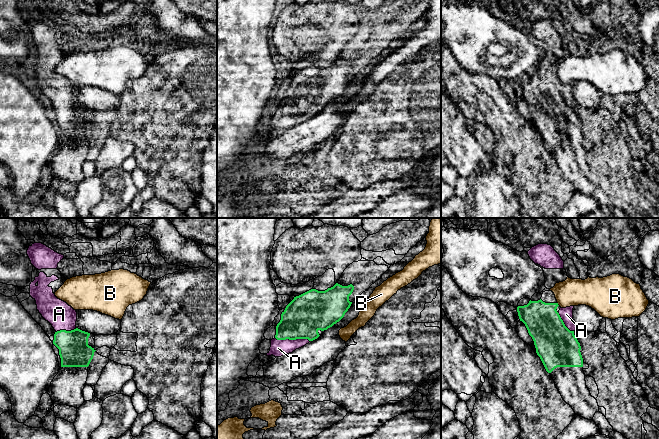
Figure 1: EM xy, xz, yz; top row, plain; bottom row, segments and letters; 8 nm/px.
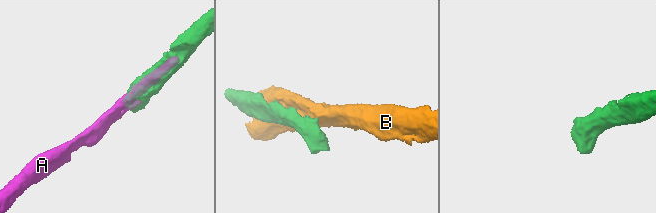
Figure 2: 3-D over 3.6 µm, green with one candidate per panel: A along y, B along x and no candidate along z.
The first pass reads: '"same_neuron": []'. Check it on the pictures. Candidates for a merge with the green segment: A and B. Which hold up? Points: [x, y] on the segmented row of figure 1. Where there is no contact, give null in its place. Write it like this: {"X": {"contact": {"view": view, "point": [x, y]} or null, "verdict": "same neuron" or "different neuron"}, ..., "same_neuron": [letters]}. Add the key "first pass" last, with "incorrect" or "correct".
{"A": {"contact": {"view": "xz", "point": [292, 339]}, "verdict": "same neuron"}, "B": {"contact": {"view": "yz", "point": [557, 304]}, "verdict": "different neuron"}, "same_neuron": ["A"], "first pass": "incorrect"}

